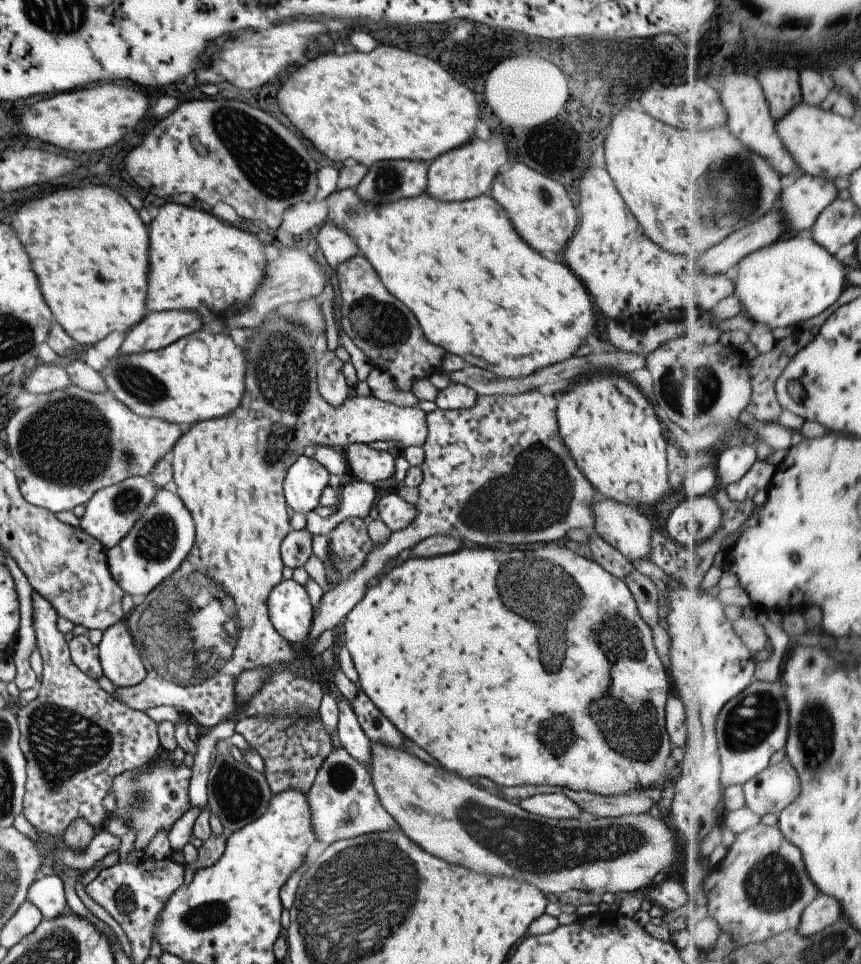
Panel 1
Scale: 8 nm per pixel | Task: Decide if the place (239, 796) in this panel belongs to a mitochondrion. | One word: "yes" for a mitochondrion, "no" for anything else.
yes

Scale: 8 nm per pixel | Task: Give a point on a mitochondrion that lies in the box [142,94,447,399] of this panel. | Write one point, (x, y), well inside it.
(253, 147)

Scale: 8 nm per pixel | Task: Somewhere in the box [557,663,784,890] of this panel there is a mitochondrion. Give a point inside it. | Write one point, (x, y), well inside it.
(634, 732)

